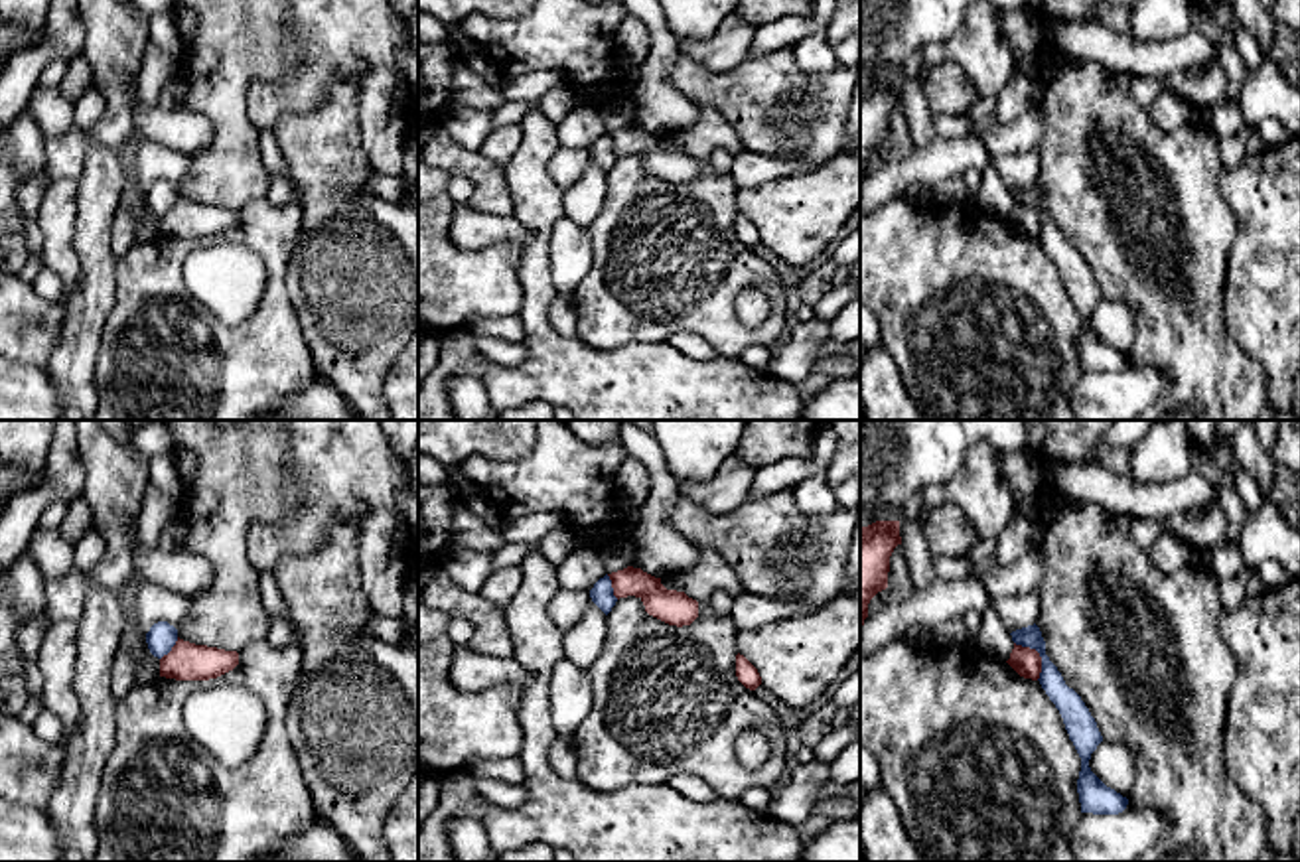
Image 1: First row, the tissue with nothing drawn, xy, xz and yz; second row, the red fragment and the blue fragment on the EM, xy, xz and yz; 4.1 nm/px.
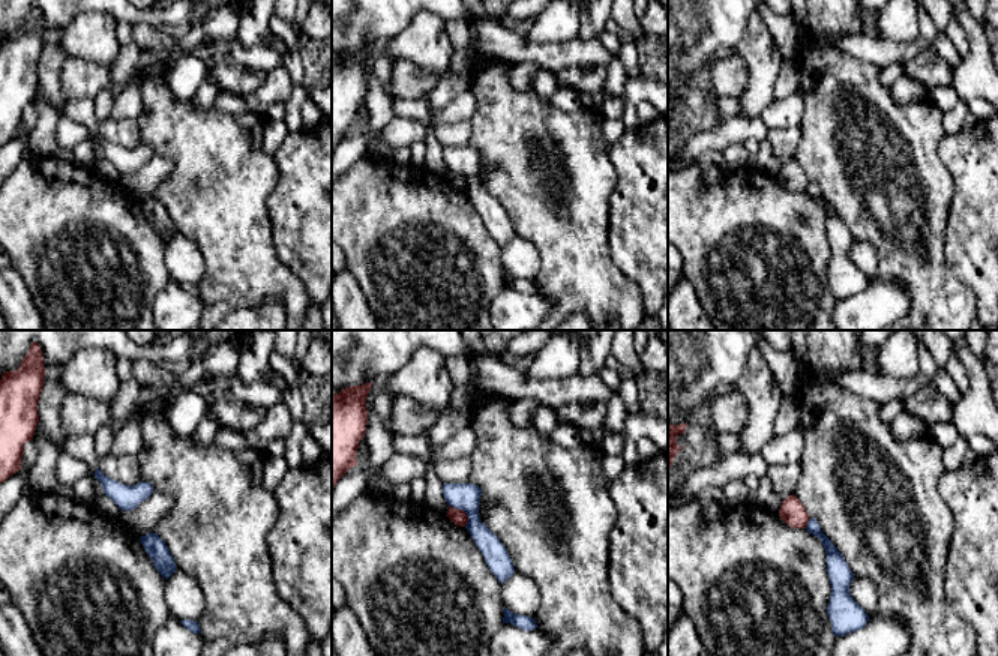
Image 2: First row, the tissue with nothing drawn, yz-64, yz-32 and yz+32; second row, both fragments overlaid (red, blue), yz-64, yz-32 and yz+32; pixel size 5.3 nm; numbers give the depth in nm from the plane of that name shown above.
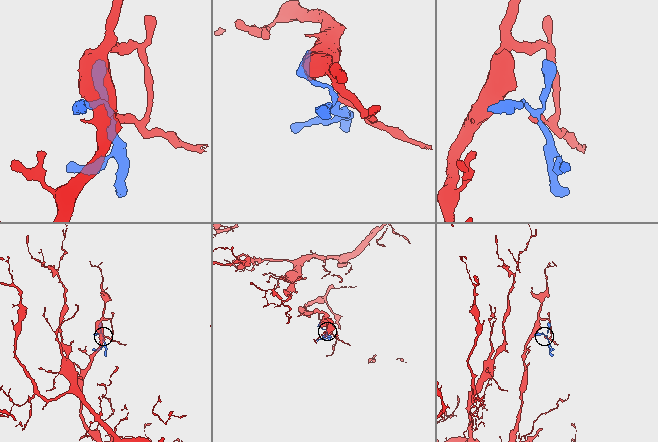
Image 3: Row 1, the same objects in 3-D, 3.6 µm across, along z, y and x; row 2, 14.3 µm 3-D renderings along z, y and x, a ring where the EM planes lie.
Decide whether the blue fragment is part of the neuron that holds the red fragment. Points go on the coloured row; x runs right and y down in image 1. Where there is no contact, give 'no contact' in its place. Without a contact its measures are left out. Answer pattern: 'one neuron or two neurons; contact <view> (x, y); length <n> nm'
two neurons; contact yz (1038, 655); length 190 nm

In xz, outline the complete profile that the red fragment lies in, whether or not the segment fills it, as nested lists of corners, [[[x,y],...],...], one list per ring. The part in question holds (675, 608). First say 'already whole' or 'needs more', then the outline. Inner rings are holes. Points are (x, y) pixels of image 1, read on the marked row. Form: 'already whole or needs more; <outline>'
already whole; [[[627,566],[608,574],[612,580],[614,596],[635,596],[643,602],[645,611],[669,625],[690,625],[698,617],[698,602],[685,592],[667,590],[661,578],[655,578],[641,568]]]

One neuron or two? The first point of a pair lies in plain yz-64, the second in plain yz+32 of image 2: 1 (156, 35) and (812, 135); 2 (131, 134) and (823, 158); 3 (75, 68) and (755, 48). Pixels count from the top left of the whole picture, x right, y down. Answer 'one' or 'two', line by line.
1: two
2: two
3: two

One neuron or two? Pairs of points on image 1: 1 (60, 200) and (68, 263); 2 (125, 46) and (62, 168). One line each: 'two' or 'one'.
1: one
2: one

